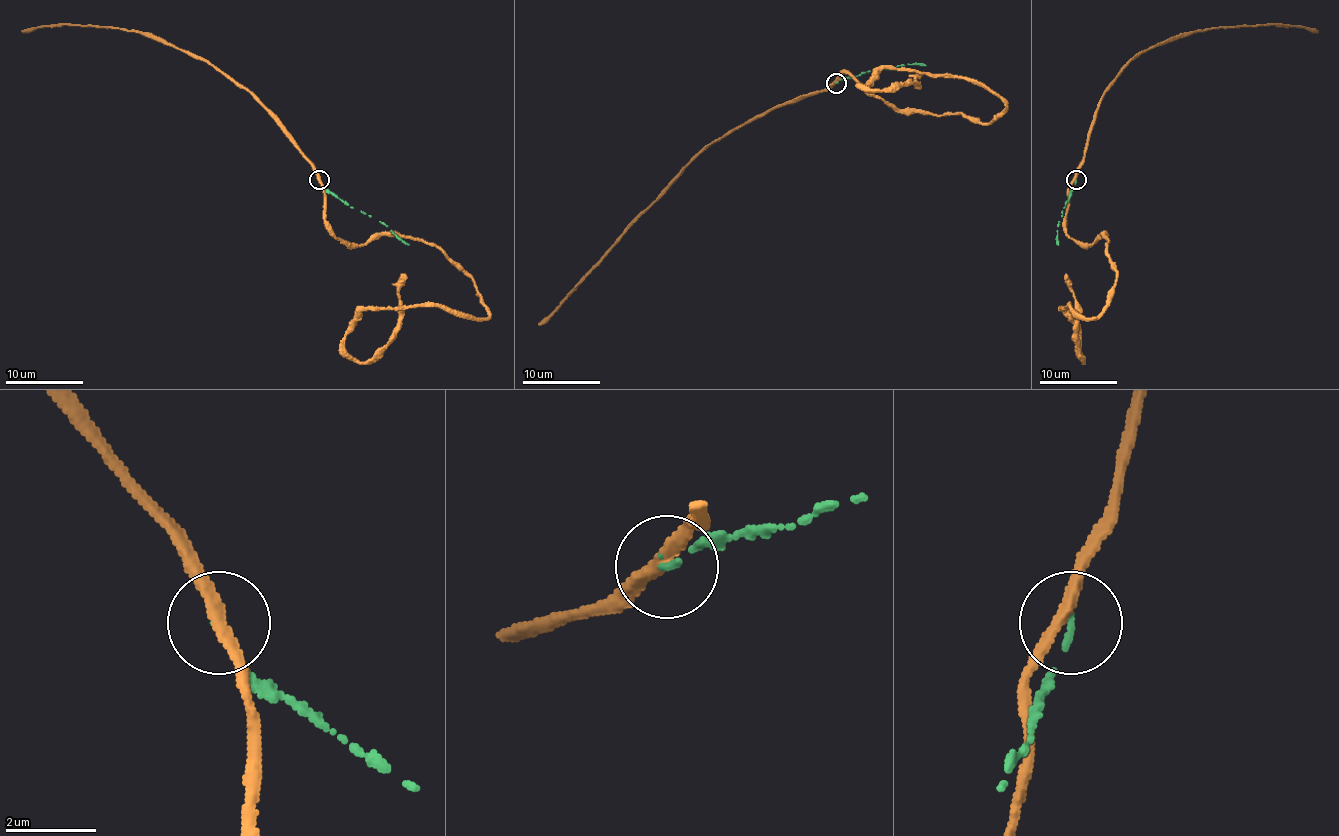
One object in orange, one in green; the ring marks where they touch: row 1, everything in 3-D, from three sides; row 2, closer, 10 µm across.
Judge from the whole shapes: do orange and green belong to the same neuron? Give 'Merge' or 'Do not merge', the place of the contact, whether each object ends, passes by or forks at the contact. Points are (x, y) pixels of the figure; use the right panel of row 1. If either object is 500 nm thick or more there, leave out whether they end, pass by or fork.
Do not merge. Place: (1076, 179). At the ring orange passes by. At the ring green ends

